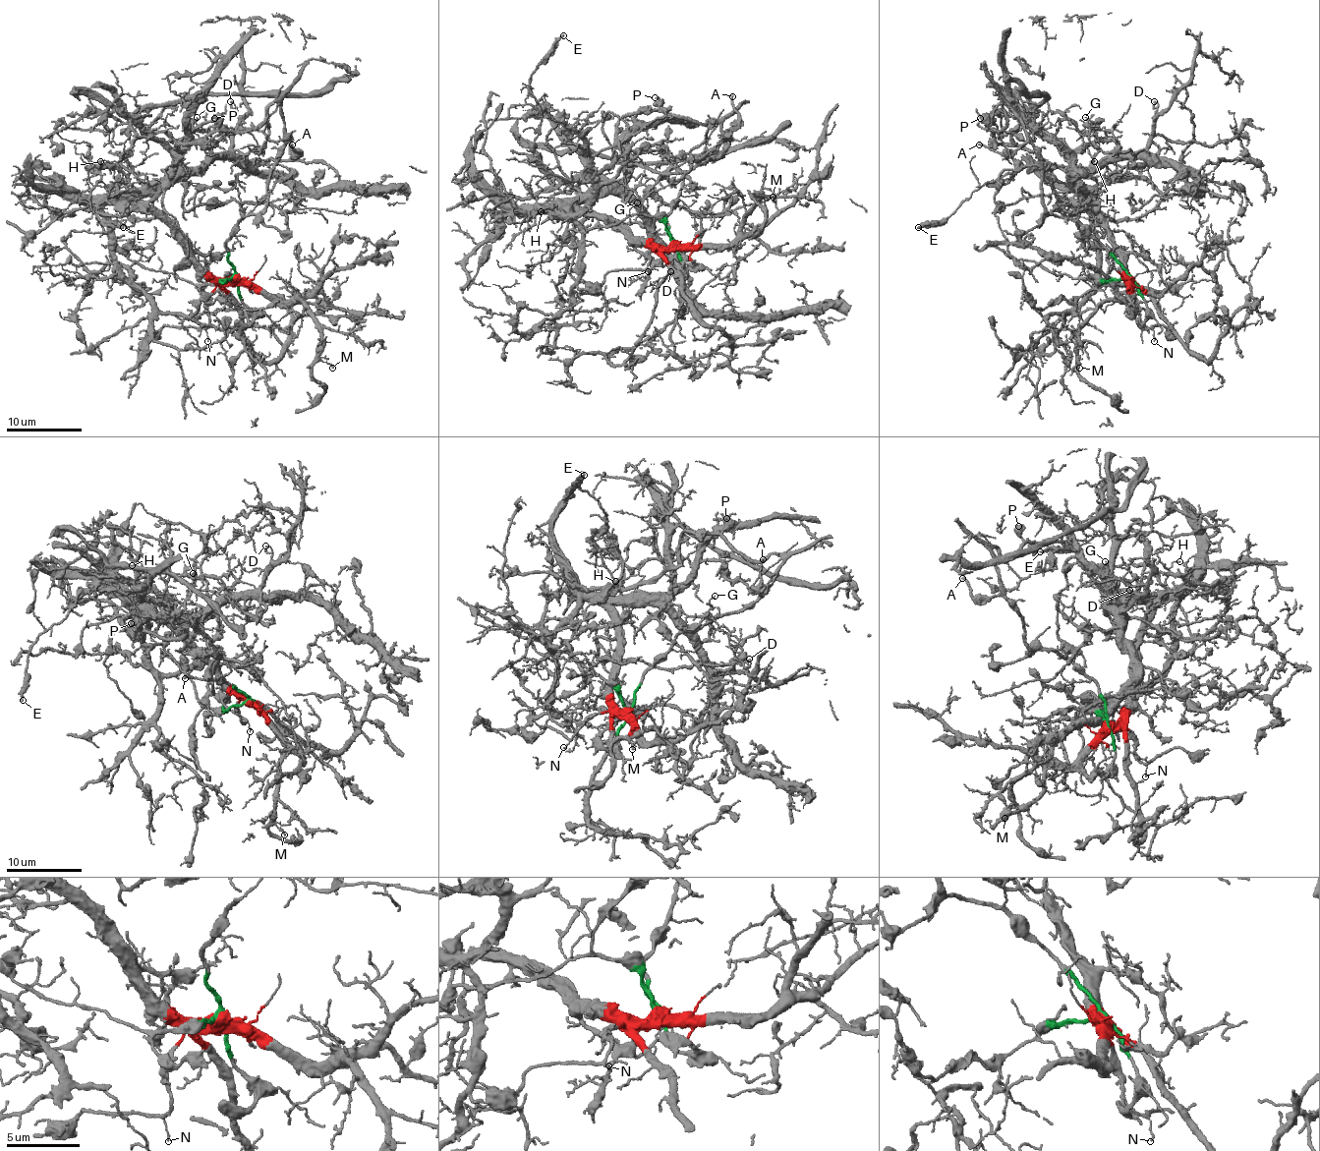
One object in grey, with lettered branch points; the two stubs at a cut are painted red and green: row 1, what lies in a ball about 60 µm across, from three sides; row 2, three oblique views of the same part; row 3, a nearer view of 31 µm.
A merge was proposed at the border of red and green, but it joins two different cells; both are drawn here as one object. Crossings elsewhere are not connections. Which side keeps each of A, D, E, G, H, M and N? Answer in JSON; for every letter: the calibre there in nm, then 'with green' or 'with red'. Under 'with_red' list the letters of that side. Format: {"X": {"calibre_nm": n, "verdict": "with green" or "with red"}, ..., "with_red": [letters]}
{"A": {"calibre_nm": 200, "verdict": "with green"}, "D": {"calibre_nm": 130, "verdict": "with red"}, "E": {"calibre_nm": 200, "verdict": "with red"}, "G": {"calibre_nm": 100, "verdict": "with red"}, "H": {"calibre_nm": 90, "verdict": "with red"}, "M": {"calibre_nm": 130, "verdict": "with red"}, "N": {"calibre_nm": 100, "verdict": "with red"}, "with_red": ["D", "E", "G", "H", "M", "N"]}

